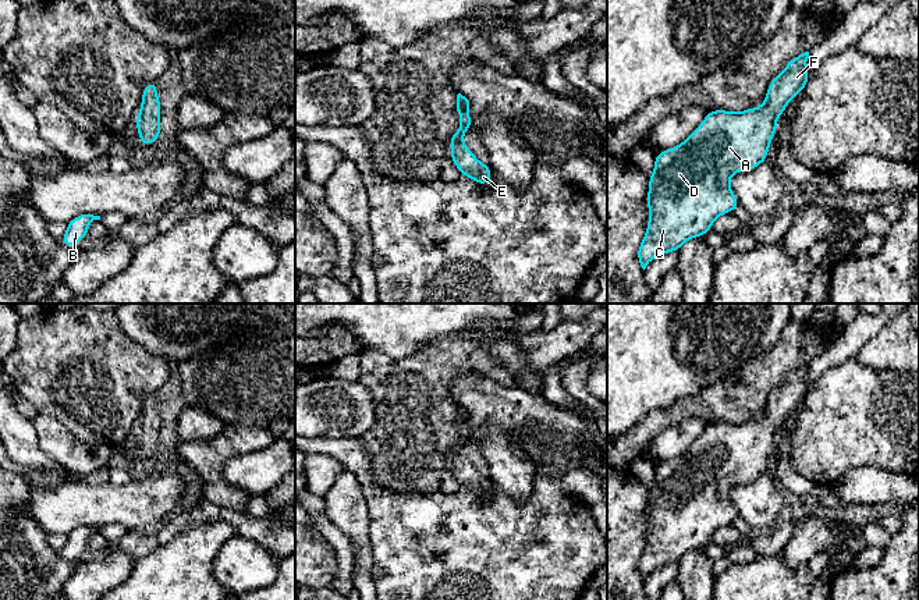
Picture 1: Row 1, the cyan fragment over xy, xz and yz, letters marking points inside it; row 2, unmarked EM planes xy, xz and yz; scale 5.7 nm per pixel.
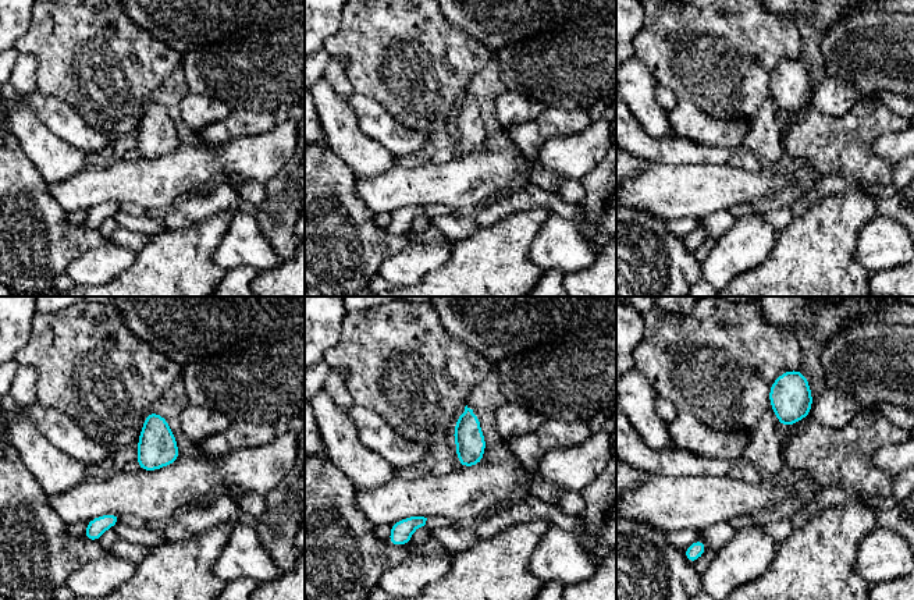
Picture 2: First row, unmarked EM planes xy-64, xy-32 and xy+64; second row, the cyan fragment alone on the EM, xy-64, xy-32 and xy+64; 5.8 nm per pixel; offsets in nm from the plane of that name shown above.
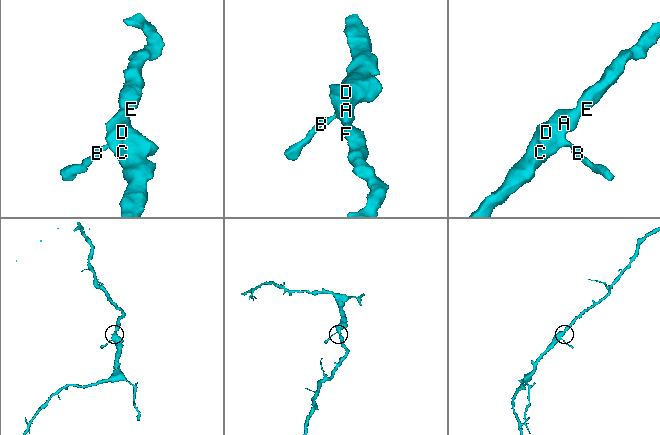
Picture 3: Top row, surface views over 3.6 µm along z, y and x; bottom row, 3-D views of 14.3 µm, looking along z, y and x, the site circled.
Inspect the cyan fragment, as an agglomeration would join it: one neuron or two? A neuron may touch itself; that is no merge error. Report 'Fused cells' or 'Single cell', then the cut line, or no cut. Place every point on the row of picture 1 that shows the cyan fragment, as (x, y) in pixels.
Single cell. No split

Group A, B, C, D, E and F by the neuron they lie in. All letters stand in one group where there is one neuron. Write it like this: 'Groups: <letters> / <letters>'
Groups: A B C D E F

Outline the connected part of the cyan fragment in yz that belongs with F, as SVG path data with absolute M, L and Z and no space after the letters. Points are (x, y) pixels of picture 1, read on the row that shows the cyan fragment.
M809 52L795 56L770 81L760 107L739 113L710 110L682 143L656 155L646 196L649 223L636 252L643 270L652 259L678 252L688 239L703 237L712 230L718 216L731 213L739 206L738 198L730 188L731 175L738 171L751 171L767 160L767 152L777 131L777 118L809 81L808 58Z

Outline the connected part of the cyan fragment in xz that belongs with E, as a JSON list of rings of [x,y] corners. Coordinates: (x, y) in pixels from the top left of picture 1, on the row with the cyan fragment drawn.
[[[461,93],[457,95],[457,111],[461,127],[450,138],[451,161],[461,175],[469,177],[480,185],[490,184],[492,167],[480,163],[462,141],[465,132],[473,127],[469,116],[469,100]]]

